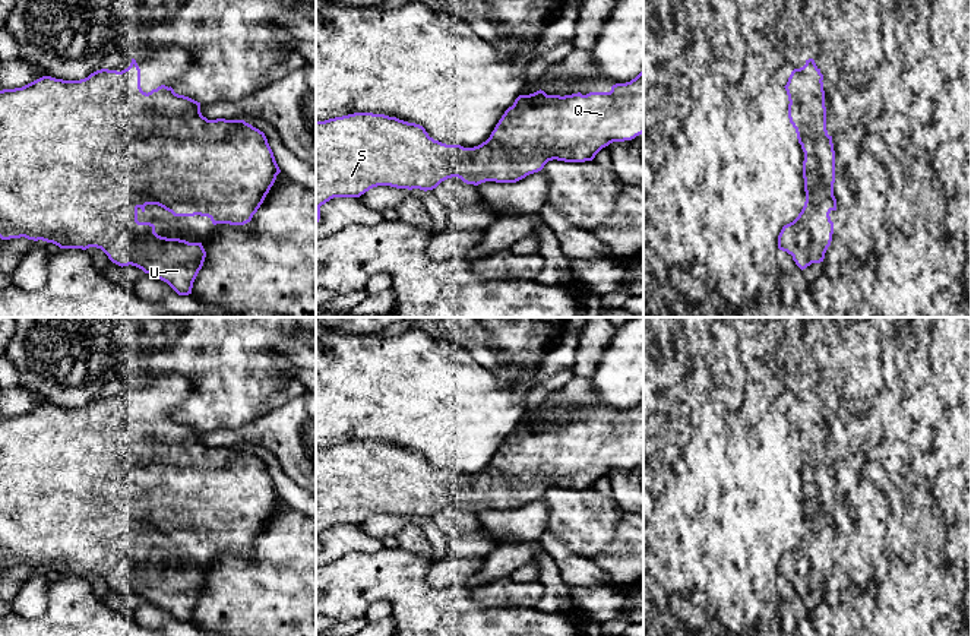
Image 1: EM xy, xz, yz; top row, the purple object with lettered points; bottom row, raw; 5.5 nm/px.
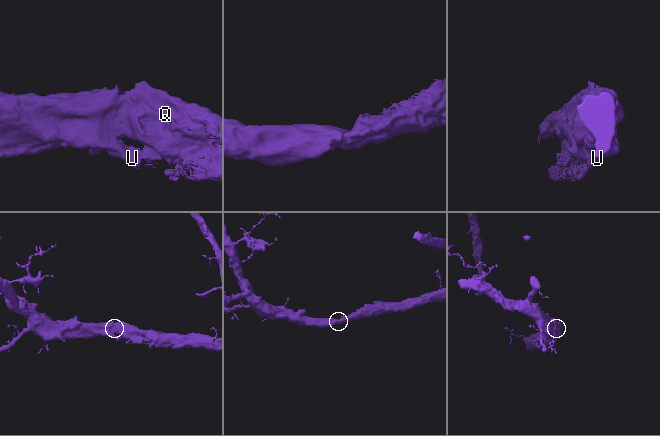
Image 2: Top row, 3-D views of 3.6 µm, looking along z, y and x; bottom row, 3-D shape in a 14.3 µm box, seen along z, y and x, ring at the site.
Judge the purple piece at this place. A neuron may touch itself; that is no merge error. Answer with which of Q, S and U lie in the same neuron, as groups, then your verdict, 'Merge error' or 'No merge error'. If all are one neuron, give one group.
Groups: Q S U. No merge error

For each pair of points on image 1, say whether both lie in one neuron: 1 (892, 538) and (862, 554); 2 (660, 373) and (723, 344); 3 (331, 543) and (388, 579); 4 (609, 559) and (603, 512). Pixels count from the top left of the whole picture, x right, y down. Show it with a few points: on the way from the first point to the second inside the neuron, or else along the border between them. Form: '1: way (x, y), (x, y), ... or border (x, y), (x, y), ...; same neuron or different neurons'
1: border (889, 508), (885, 544), (892, 553); different neurons
2: way (676, 361), (693, 344), (707, 344); same neuron
3: border (379, 549), (375, 551), (347, 551), (331, 563); different neurons
4: border (616, 522), (613, 538), (590, 557); different neurons

